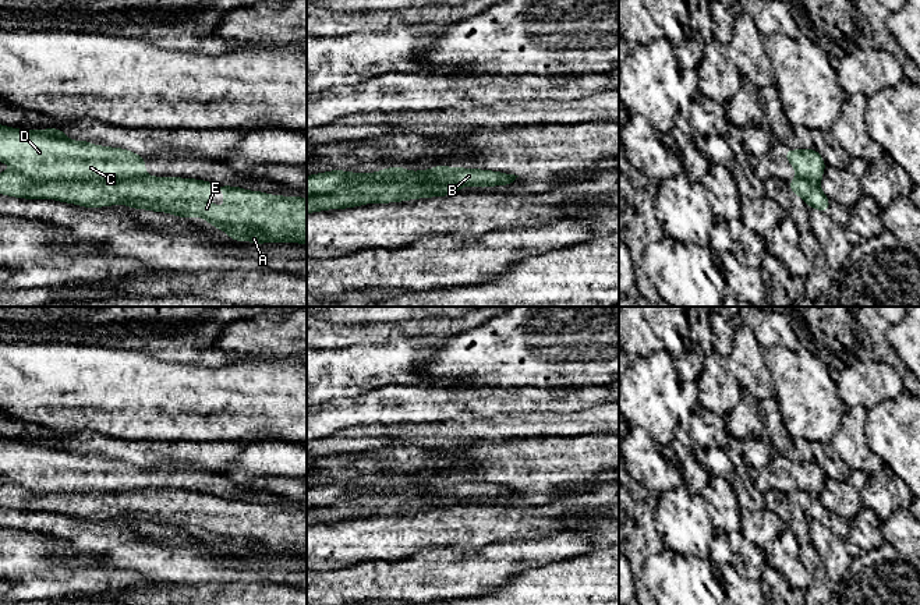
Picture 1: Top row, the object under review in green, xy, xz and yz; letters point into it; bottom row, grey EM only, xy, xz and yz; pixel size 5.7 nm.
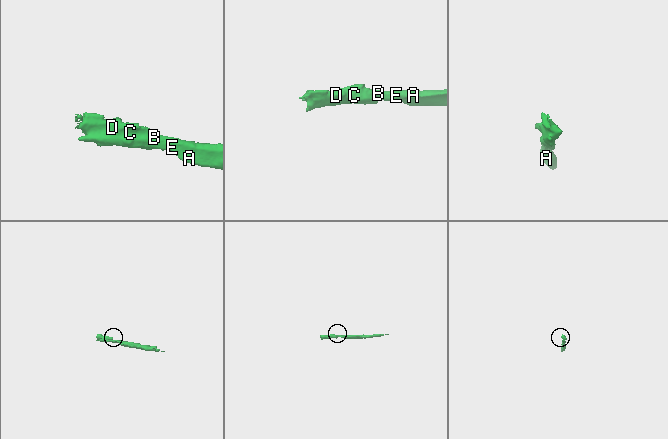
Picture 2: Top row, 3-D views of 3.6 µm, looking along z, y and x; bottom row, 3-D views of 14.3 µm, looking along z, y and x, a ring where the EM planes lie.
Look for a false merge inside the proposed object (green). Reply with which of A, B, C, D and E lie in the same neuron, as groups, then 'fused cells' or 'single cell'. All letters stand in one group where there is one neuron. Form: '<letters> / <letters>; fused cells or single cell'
A B E / C D; fused cells

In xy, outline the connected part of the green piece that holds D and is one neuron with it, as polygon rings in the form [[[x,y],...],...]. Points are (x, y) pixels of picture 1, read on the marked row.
[[[0,125],[0,162],[10,163],[14,171],[35,181],[121,181],[145,177],[145,158],[121,148],[91,145],[85,139],[74,142],[57,128],[15,130]]]

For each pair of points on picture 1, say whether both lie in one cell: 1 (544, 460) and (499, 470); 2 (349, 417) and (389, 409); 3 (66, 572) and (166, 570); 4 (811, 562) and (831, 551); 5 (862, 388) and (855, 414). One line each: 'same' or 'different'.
1: same
2: same
3: different
4: different
5: different

